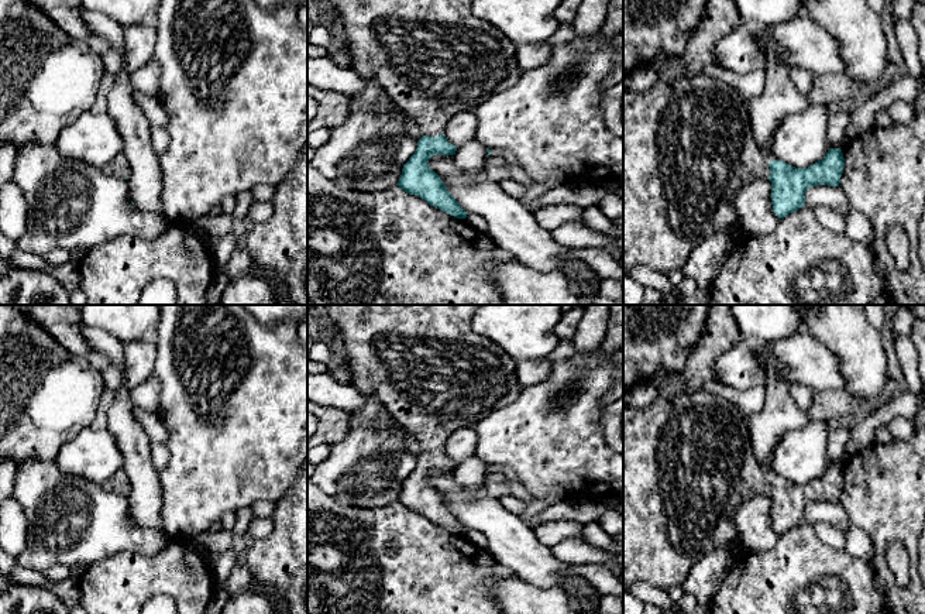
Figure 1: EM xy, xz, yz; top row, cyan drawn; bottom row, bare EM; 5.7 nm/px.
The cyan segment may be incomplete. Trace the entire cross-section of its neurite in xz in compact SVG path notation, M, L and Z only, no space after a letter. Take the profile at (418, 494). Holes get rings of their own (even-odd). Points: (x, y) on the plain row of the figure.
M320 305L345 342L353 385L376 397L386 412L422 445L417 466L402 484L398 502L430 522L465 535L467 528L427 481L433 471L454 471L457 463L444 452L450 435L474 428L523 388L513 359L492 340L475 333L472 315L479 305Z

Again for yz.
M705 390L675 398L654 398L643 408L623 408L623 589L646 582L668 590L682 586L688 572L706 553L730 546L737 535L735 514L749 498L768 494L771 521L778 535L805 522L811 502L838 502L845 484L840 464L831 464L822 477L795 484L773 476L757 463L749 431L749 419L728 399Z

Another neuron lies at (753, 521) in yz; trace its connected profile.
M768 494L746 500L735 514L735 524L740 536L739 550L743 553L771 550L778 543L780 535L773 528Z

